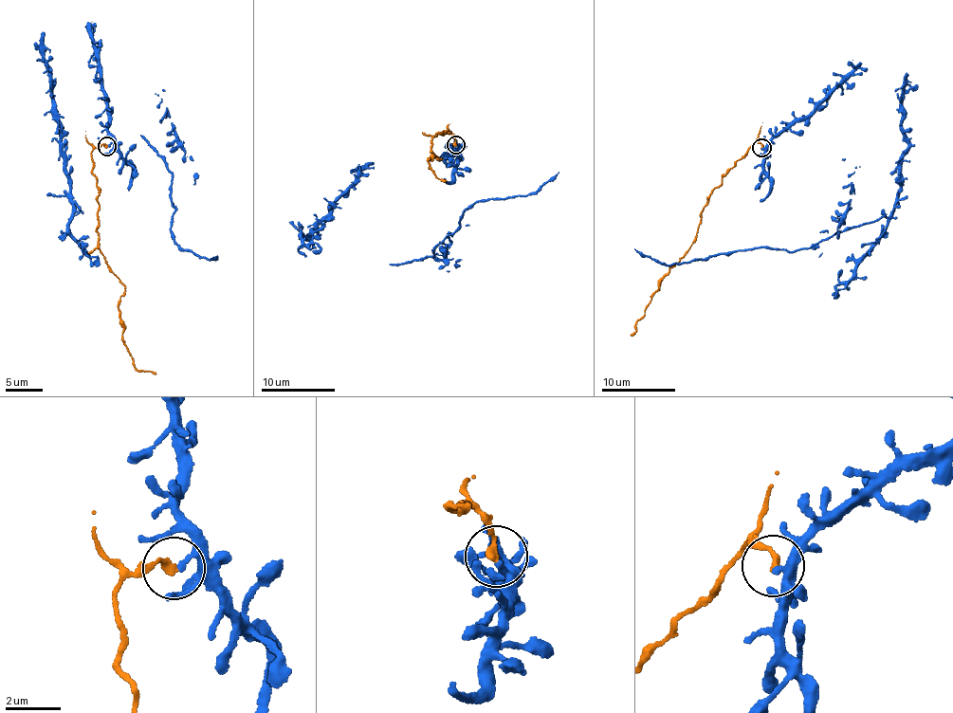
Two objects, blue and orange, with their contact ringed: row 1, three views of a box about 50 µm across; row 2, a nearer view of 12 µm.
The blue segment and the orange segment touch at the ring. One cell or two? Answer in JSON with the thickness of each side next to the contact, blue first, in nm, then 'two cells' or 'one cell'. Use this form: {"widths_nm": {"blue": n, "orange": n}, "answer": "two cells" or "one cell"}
{"widths_nm": {"blue": 180, "orange": 240}, "answer": "two cells"}

